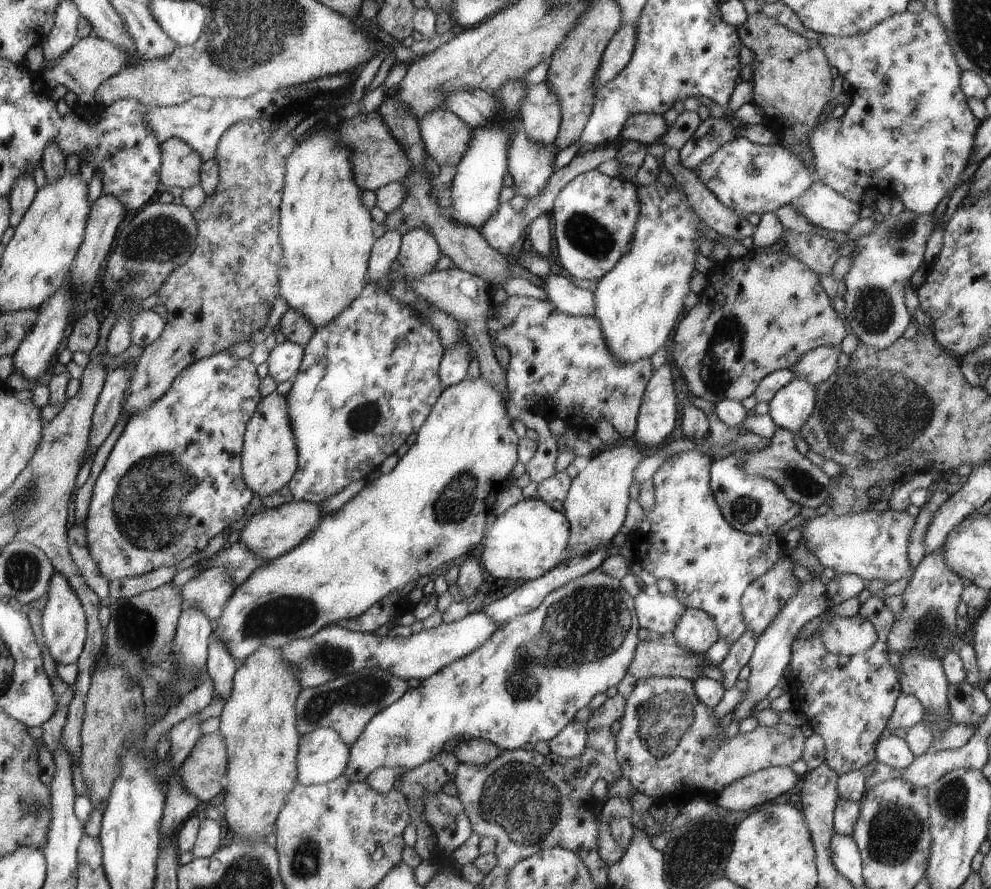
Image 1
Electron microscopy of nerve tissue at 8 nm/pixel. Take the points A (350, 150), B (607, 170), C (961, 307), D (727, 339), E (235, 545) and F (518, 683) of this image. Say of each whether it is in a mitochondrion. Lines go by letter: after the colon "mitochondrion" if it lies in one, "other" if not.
A: other
B: other
C: other
D: mitochondrion
E: other
F: mitochondrion

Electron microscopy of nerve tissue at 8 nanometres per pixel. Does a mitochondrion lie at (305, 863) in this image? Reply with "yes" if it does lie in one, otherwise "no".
yes

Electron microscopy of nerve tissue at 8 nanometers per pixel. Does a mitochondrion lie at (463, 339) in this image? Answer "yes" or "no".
no

